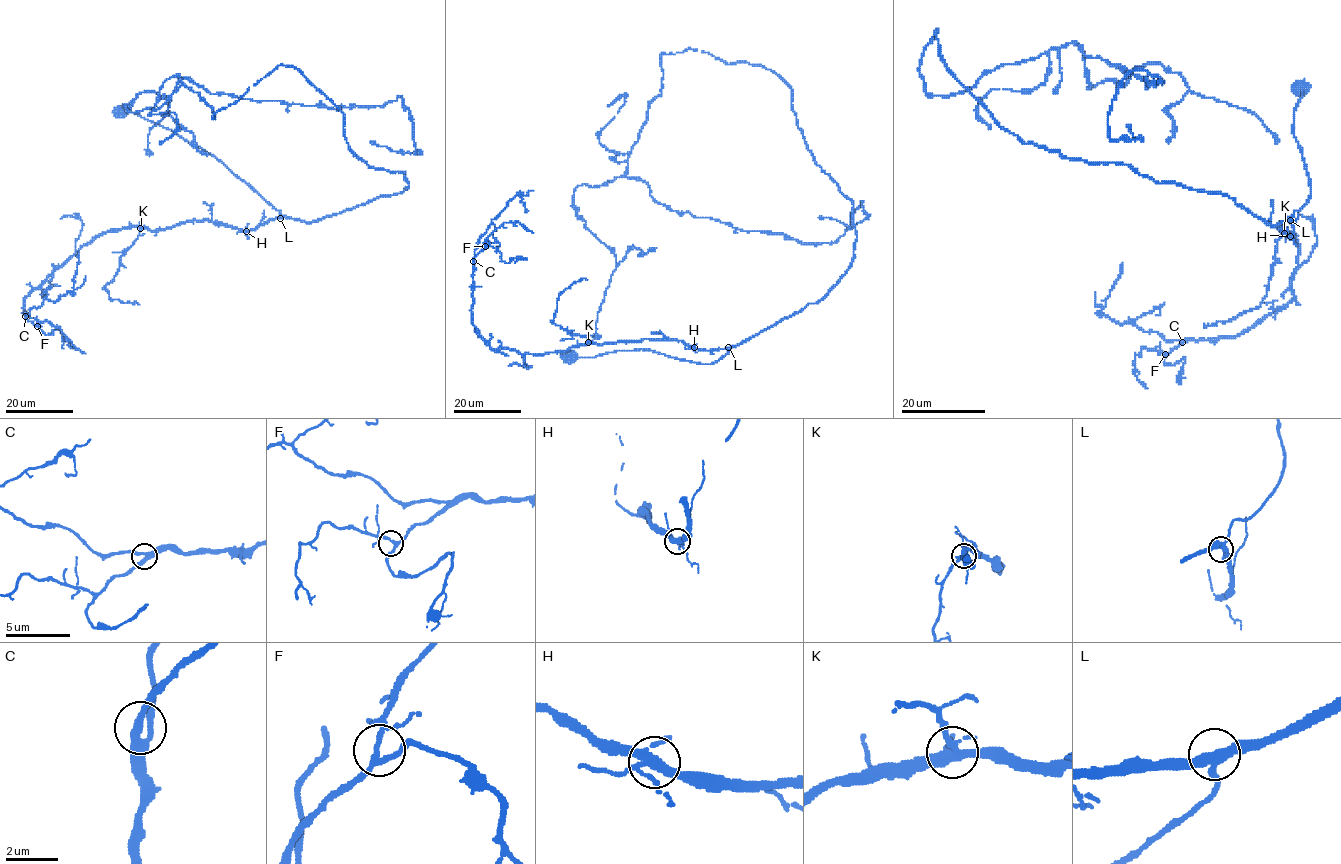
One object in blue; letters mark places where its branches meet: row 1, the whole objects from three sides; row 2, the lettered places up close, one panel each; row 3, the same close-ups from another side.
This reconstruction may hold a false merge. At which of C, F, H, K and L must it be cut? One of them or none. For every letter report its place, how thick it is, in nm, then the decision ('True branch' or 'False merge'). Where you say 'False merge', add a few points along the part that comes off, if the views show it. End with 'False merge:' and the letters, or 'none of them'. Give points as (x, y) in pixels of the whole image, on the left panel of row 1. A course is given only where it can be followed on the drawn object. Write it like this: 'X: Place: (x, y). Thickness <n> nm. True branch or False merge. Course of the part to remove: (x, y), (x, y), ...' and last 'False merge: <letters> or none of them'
C: Place: (25, 316). Thickness 320 nm. True branch
F: Place: (37, 326). Thickness 200 nm. True branch
H: Place: (246, 231). Thickness 320 nm. True branch
K: Place: (140, 228). Thickness 300 nm. True branch
L: Place: (280, 218). Thickness 320 nm. True branch
False merge: none of them

